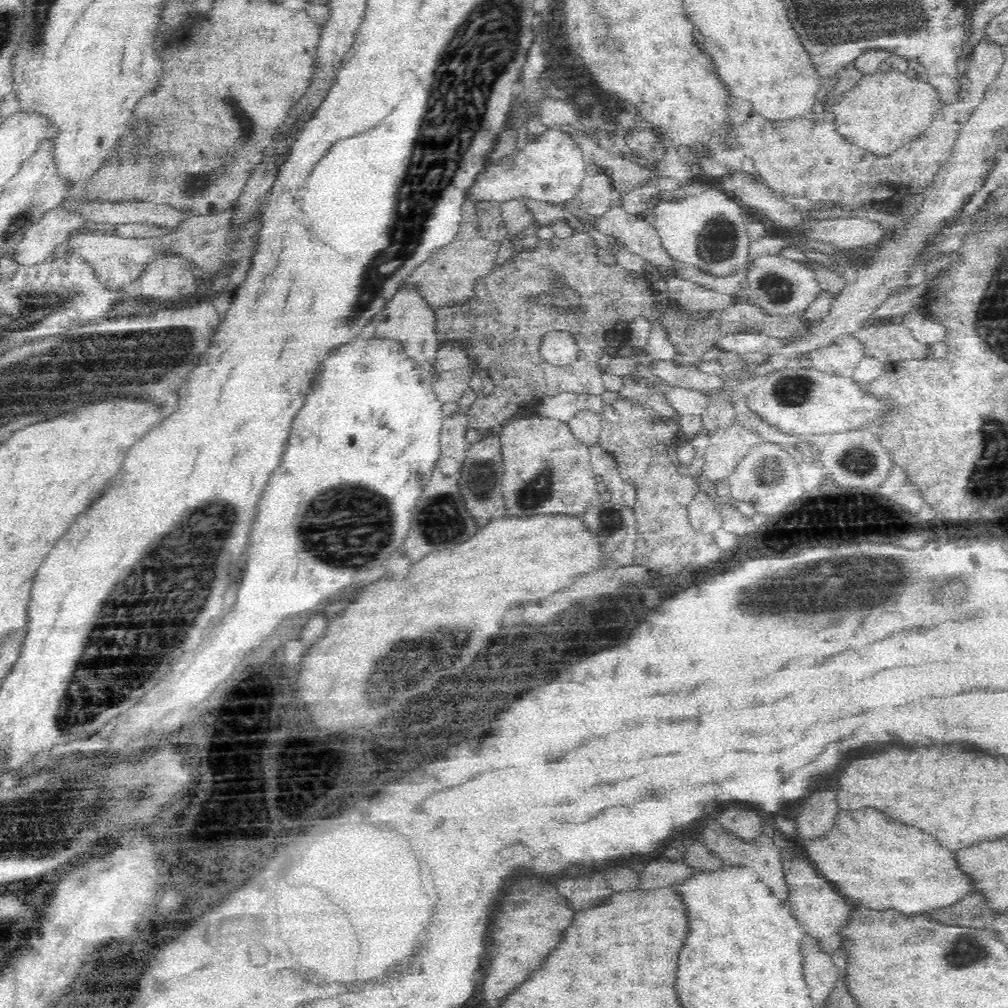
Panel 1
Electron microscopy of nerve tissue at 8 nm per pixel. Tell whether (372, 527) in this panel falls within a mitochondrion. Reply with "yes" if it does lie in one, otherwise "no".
yes

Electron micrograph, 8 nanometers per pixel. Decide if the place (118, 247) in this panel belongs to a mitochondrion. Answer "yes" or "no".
no

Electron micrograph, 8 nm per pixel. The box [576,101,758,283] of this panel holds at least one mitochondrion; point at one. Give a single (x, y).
(720, 240)

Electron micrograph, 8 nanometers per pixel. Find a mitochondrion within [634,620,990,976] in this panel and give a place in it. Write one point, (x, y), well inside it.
(958, 956)

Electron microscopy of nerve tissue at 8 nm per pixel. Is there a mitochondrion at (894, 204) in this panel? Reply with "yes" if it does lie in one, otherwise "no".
no

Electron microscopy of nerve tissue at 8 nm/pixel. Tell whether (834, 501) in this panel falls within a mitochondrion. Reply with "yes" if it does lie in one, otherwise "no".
no

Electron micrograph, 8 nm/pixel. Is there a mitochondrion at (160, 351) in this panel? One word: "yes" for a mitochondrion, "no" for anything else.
yes

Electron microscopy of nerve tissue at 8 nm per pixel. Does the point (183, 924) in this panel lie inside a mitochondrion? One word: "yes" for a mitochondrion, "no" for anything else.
no

